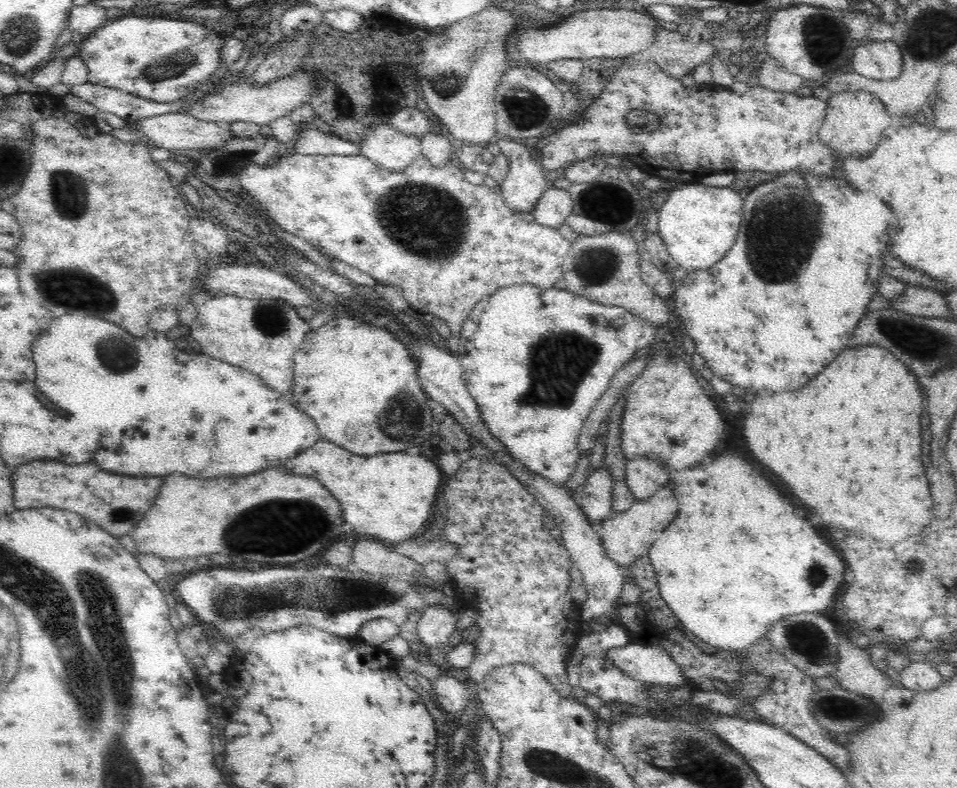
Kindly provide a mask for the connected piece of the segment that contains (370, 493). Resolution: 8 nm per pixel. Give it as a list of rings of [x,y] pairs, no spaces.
[[[316,442],[310,450],[289,458],[284,463],[286,472],[309,476],[322,483],[324,488],[330,490],[330,494],[340,502],[342,506],[342,516],[348,524],[352,524],[354,532],[360,536],[372,536],[368,540],[378,540],[380,542],[417,542],[412,540],[420,536],[420,528],[430,516],[432,502],[436,498],[436,492],[440,490],[438,484],[445,481],[444,476],[440,476],[439,466],[431,456],[420,456],[420,454],[400,454],[400,452],[390,452],[390,454],[378,454],[378,456],[358,456],[342,446],[332,444],[332,442]]]

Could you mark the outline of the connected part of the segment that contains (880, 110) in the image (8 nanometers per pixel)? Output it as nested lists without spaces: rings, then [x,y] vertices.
[[[865,90],[856,92],[832,93],[827,101],[827,114],[819,128],[818,138],[822,144],[830,146],[834,157],[866,158],[870,156],[880,140],[882,130],[886,130],[895,121],[886,112],[885,104],[872,93]]]

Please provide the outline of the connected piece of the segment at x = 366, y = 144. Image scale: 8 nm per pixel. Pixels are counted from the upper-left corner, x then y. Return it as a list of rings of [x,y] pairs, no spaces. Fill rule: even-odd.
[[[387,123],[373,126],[359,147],[376,166],[393,173],[401,173],[422,156],[421,138],[398,132]]]

